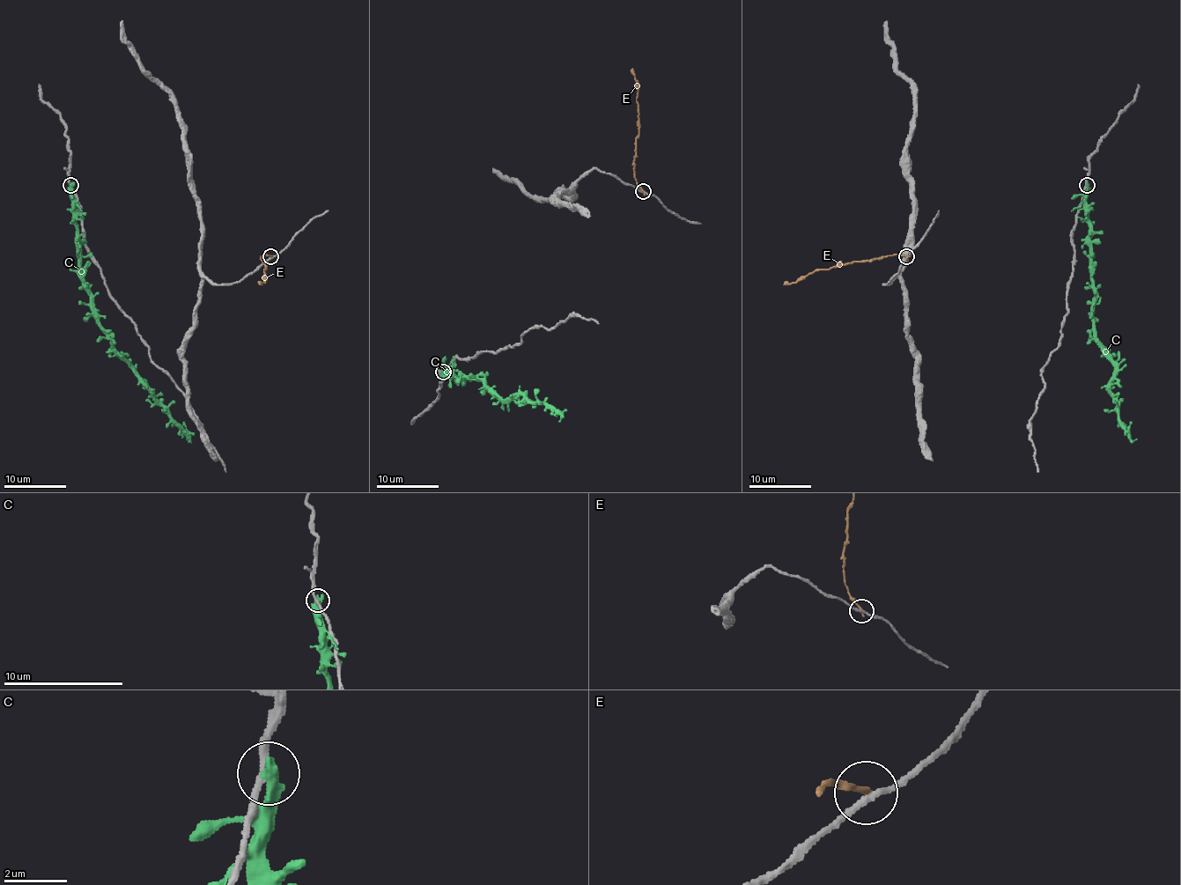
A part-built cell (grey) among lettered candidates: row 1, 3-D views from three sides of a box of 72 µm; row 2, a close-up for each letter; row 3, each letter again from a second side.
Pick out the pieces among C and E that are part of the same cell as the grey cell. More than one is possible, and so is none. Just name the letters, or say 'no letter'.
no letter

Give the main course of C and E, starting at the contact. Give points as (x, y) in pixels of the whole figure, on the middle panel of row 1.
C: (444, 372), (462, 379), (478, 379), (501, 399), (525, 395), (533, 401), (547, 403), (561, 416), (559, 422)
E: (644, 191), (634, 177), (638, 104), (636, 99), (638, 85), (631, 70)

